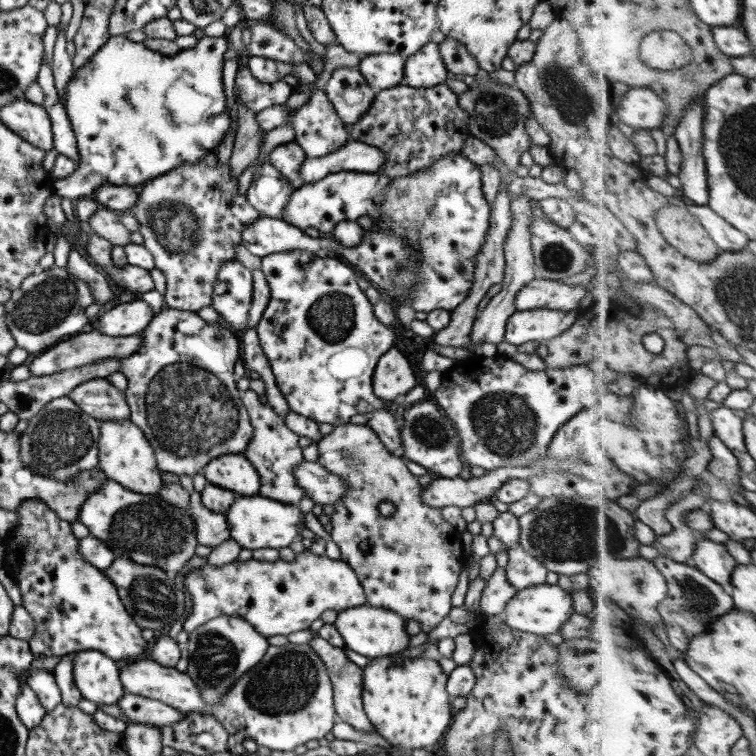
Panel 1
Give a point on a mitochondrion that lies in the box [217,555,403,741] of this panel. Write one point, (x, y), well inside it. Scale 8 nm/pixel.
(296, 674)

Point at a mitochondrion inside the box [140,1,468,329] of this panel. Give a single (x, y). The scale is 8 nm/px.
(177, 228)

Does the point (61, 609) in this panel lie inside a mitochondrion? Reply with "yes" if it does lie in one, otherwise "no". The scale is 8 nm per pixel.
no

